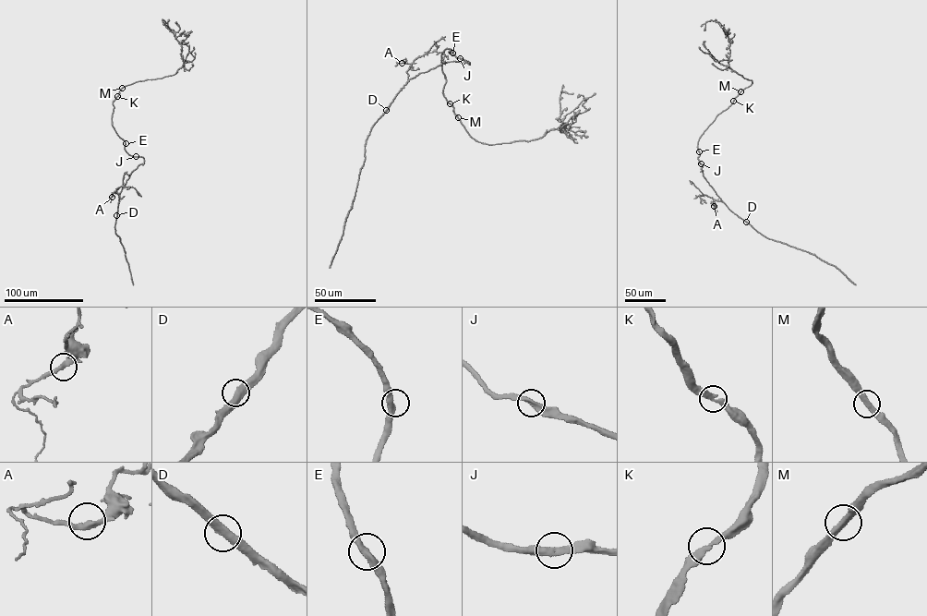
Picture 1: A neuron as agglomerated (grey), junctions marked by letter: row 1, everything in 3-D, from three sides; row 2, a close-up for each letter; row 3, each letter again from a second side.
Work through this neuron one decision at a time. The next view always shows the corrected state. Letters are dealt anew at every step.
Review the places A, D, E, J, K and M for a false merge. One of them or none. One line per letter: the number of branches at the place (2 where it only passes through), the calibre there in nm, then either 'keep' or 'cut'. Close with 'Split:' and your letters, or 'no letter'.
A: branches 2; calibre 320 nm; keep
D: branches 2; calibre 400 nm; keep
E: branches 2; calibre 400 nm; keep
J: branches 2; calibre 340 nm; keep
K: branches 2; calibre 340 nm; keep
M: branches 2; calibre 360 nm; keep
Split: no letter

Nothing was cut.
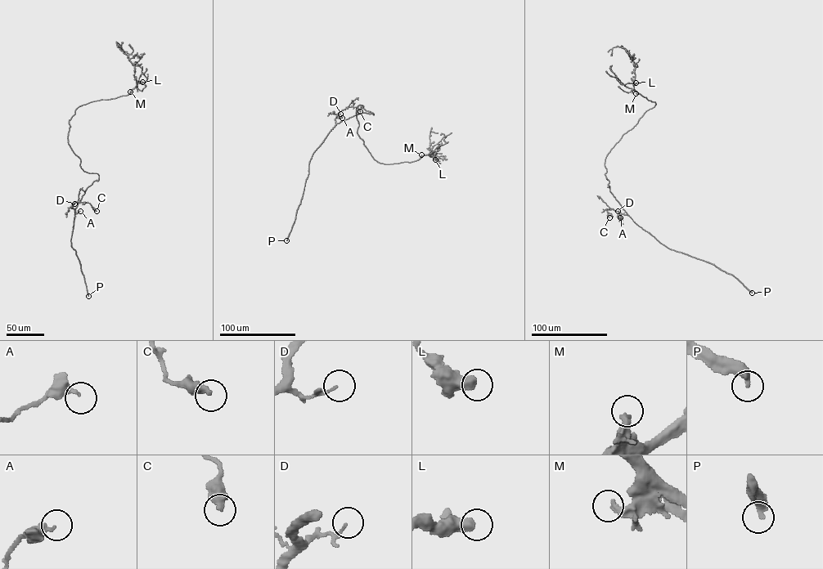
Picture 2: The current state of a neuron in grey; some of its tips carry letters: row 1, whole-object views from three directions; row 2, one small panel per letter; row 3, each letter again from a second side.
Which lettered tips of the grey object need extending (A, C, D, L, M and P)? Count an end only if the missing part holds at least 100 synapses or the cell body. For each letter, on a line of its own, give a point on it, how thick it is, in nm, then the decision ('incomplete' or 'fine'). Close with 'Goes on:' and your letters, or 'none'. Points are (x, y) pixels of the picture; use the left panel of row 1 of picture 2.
A: at (80, 211); 320 nm thick; fine
C: at (96, 211); 440 nm thick; fine
D: at (74, 203); 80 nm thick; fine
L: at (142, 82); 480 nm thick; fine
M: at (130, 91); 320 nm thick; fine
P: at (88, 296); 400 nm thick; incomplete
Goes on: P

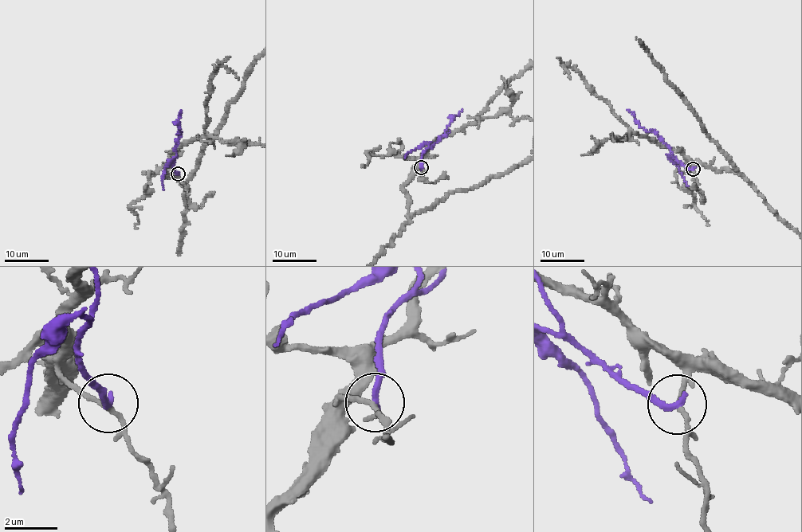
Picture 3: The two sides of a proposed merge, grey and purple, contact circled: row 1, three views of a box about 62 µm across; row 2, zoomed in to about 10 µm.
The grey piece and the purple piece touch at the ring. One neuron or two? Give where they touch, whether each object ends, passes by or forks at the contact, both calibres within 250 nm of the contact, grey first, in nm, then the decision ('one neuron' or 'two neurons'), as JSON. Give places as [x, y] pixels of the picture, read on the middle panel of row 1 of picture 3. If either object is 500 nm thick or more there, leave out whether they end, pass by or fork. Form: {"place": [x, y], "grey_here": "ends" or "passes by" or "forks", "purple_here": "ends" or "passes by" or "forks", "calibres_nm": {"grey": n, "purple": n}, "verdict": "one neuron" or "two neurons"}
{"place": [421, 167], "grey_here": "passes by", "purple_here": "ends", "calibres_nm": {"grey": 160, "purple": 280}, "verdict": "two neurons"}

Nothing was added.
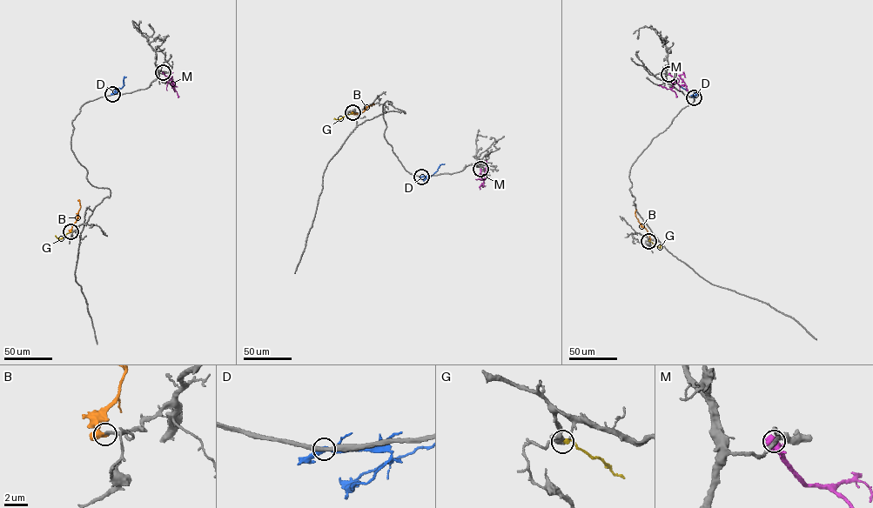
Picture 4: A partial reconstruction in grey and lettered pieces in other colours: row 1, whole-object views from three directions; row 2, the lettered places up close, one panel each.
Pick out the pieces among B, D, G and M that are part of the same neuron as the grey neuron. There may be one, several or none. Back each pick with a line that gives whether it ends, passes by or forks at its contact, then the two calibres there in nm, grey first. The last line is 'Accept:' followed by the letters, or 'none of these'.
B: it passes by; calibres 200 and 400 nm
Accept: B

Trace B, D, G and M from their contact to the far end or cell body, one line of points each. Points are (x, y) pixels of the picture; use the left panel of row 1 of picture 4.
B: (70, 231), (80, 206), (77, 200)
D: (112, 94), (124, 86), (126, 76)
G: (71, 231), (62, 238), (55, 235)
M: (163, 72), (172, 82), (174, 88), (171, 83)

